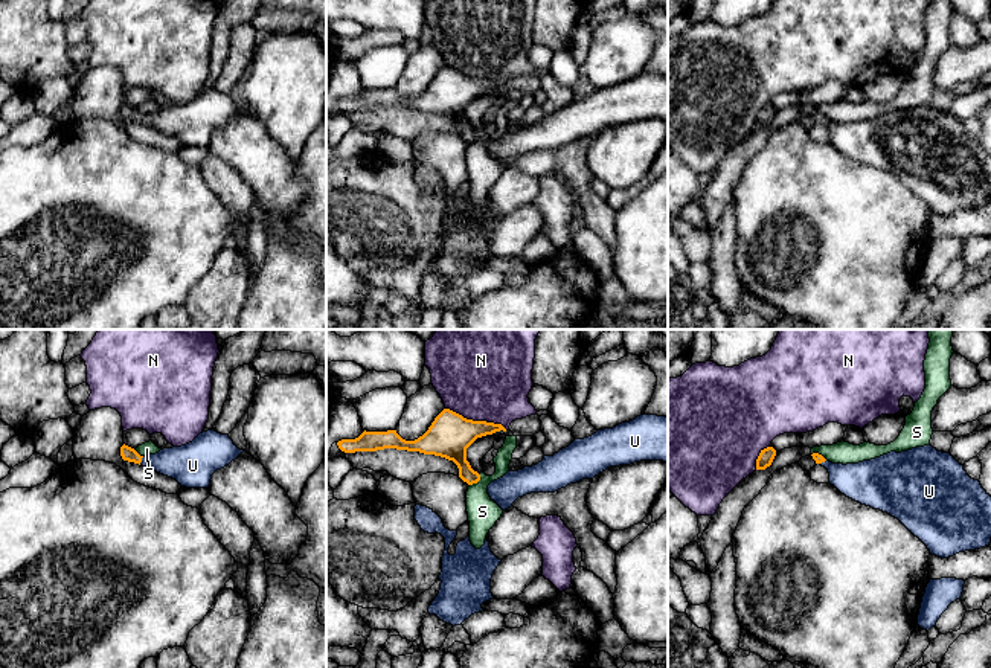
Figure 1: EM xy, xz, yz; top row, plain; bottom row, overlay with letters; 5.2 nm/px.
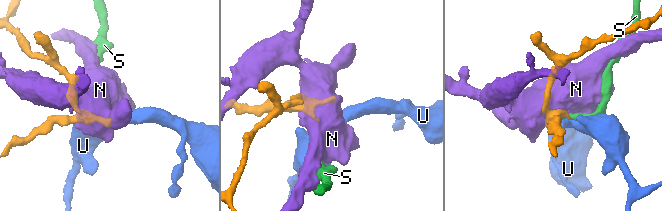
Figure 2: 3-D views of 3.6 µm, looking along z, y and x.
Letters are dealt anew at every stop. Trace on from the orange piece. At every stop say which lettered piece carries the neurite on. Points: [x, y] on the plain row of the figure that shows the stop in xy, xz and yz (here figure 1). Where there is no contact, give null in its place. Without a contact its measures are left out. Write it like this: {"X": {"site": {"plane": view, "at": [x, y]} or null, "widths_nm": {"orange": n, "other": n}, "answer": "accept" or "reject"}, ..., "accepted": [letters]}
{"N": {"site": {"plane": "xz", "at": [476, 80]}, "widths_nm": {"orange": 220, "other": 420}, "answer": "reject"}, "S": {"site": {"plane": "xz", "at": [477, 139]}, "widths_nm": {"orange": 180, "other": 160}, "answer": "reject"}, "U": {"site": {"plane": "xy", "at": [141, 119]}, "widths_nm": {"orange": 70, "other": 200}, "answer": "accept"}, "accepted": ["U"]}

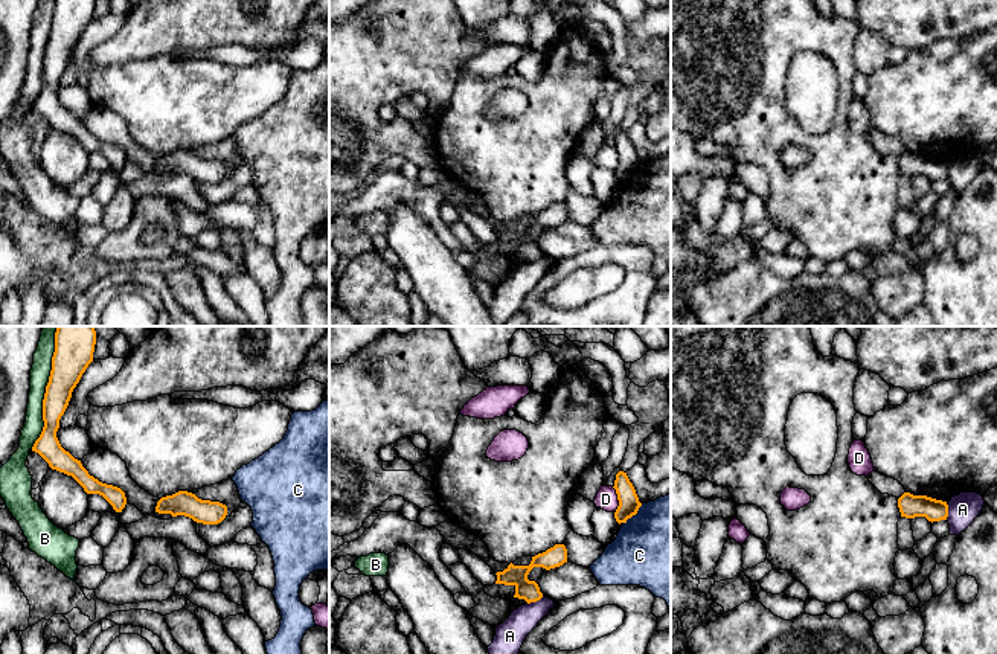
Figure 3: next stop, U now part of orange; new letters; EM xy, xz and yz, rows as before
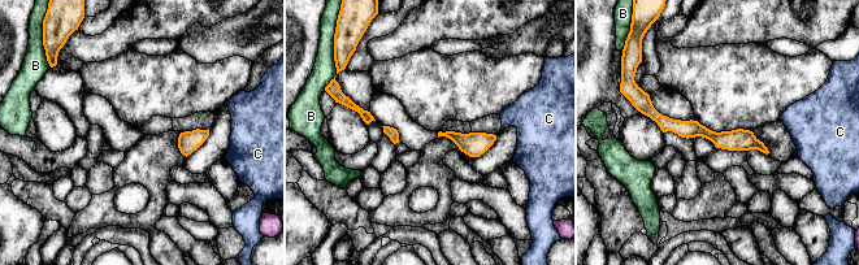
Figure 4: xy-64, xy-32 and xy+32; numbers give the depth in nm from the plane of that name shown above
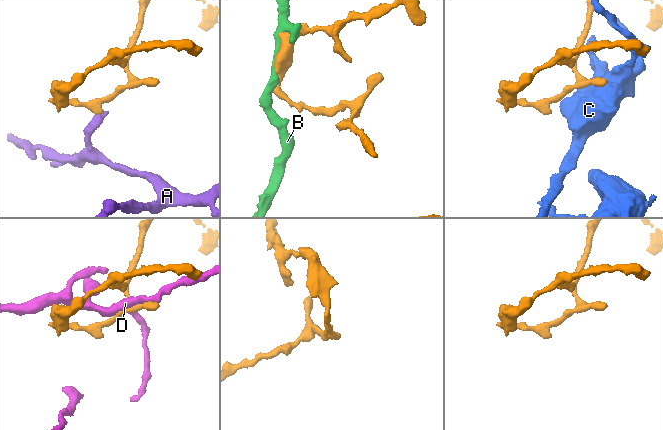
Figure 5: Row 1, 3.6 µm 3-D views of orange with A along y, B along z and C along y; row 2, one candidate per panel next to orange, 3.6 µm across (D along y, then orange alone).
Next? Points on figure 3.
{"A": {"site": {"plane": "yz", "at": [947, 169]}, "widths_nm": {"orange": 120, "other": 160}, "answer": "reject"}, "B": {"site": {"plane": "xy", "at": [44, 54]}, "widths_nm": {"orange": 190, "other": 110}, "answer": "reject"}, "C": {"site": {"plane": "xz", "at": [633, 173]}, "widths_nm": {"orange": 110, "other": 480}, "answer": "reject"}, "D": {"site": {"plane": "xz", "at": [618, 157]}, "widths_nm": {"orange": 110, "other": 110}, "answer": "reject"}, "accepted": []}

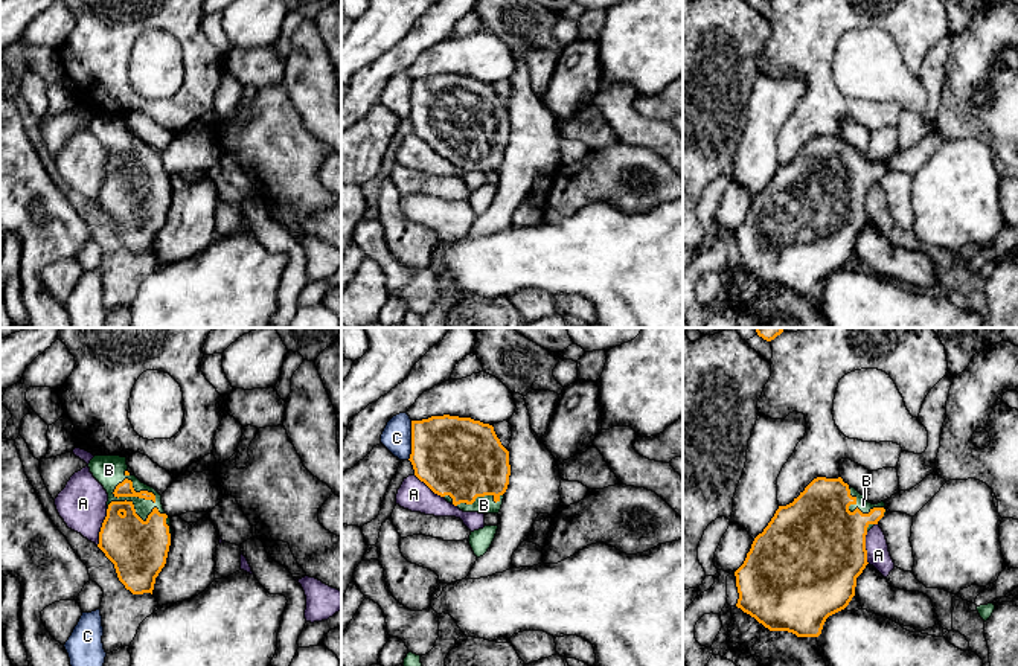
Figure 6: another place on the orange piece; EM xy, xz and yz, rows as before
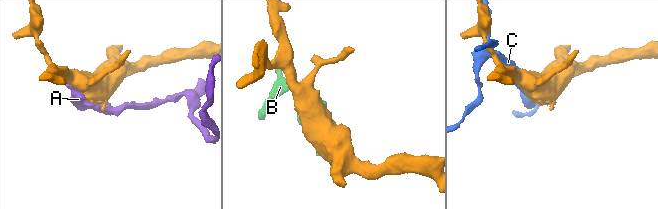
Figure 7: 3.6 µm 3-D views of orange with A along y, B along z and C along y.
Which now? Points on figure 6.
{"A": {"site": {"plane": "xy", "at": [101, 186]}, "widths_nm": {"orange": 300, "other": 260}, "answer": "reject"}, "B": {"site": {"plane": "xy", "at": [131, 162]}, "widths_nm": {"orange": 80, "other": 160}, "answer": "accept"}, "C": {"site": {"plane": "xz", "at": [412, 99]}, "widths_nm": {"orange": 420, "other": 160}, "answer": "reject"}, "accepted": ["B"]}

